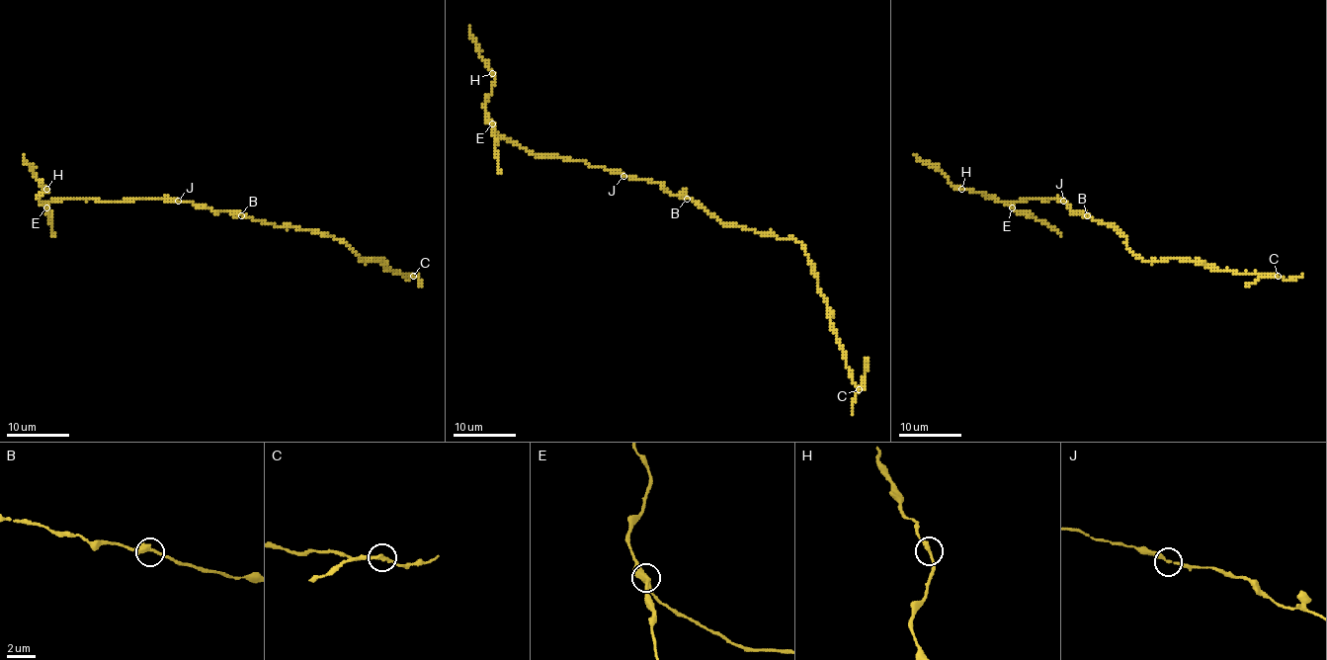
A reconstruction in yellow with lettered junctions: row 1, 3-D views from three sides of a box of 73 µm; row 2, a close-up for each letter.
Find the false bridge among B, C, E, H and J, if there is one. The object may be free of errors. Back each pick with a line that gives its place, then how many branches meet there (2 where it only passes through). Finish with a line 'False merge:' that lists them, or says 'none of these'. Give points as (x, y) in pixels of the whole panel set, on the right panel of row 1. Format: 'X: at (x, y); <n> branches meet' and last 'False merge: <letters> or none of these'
C: at (1278, 276); 3 branches meet
False merge: C

